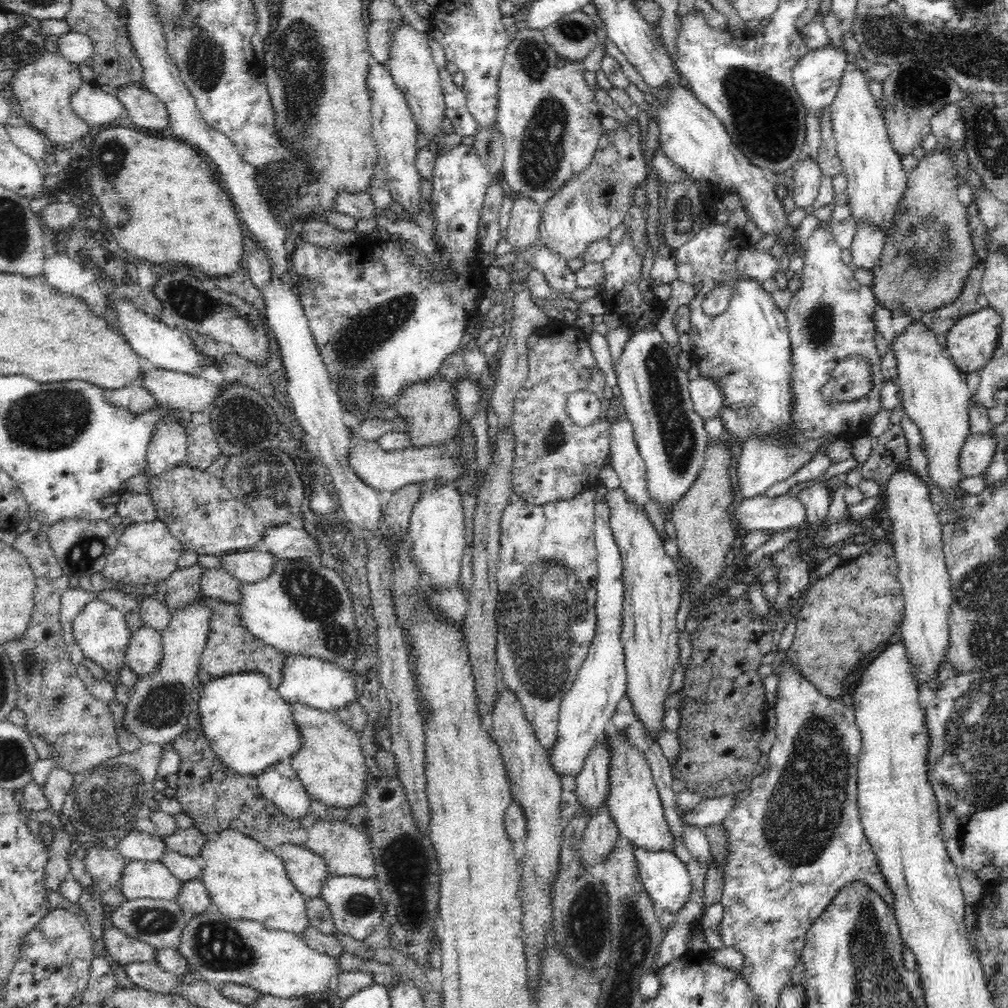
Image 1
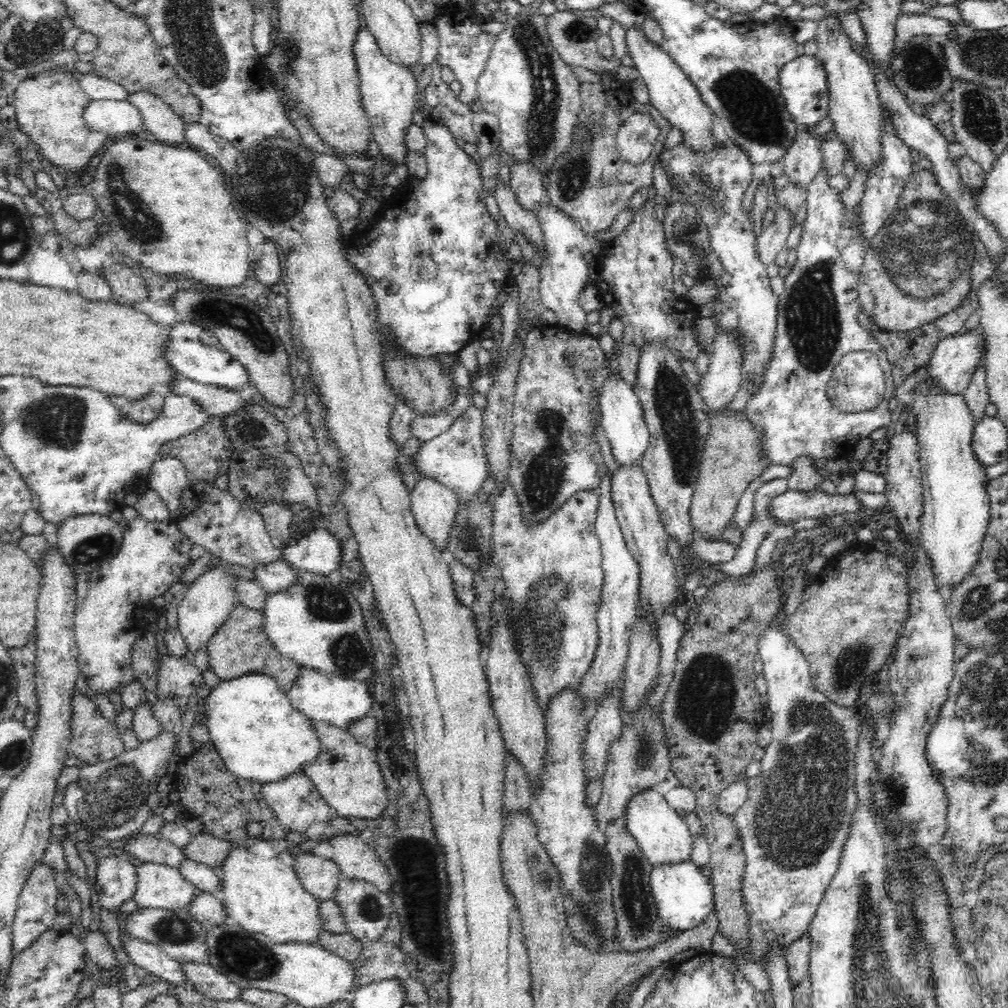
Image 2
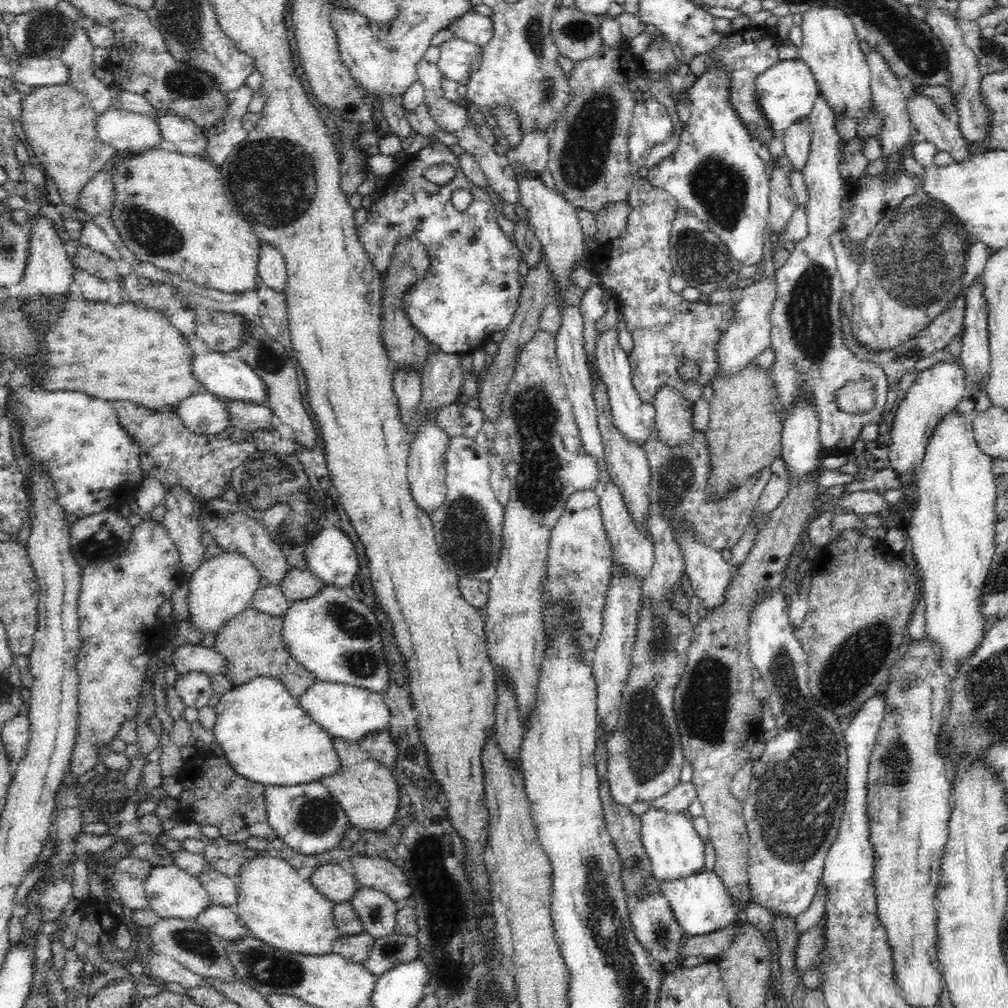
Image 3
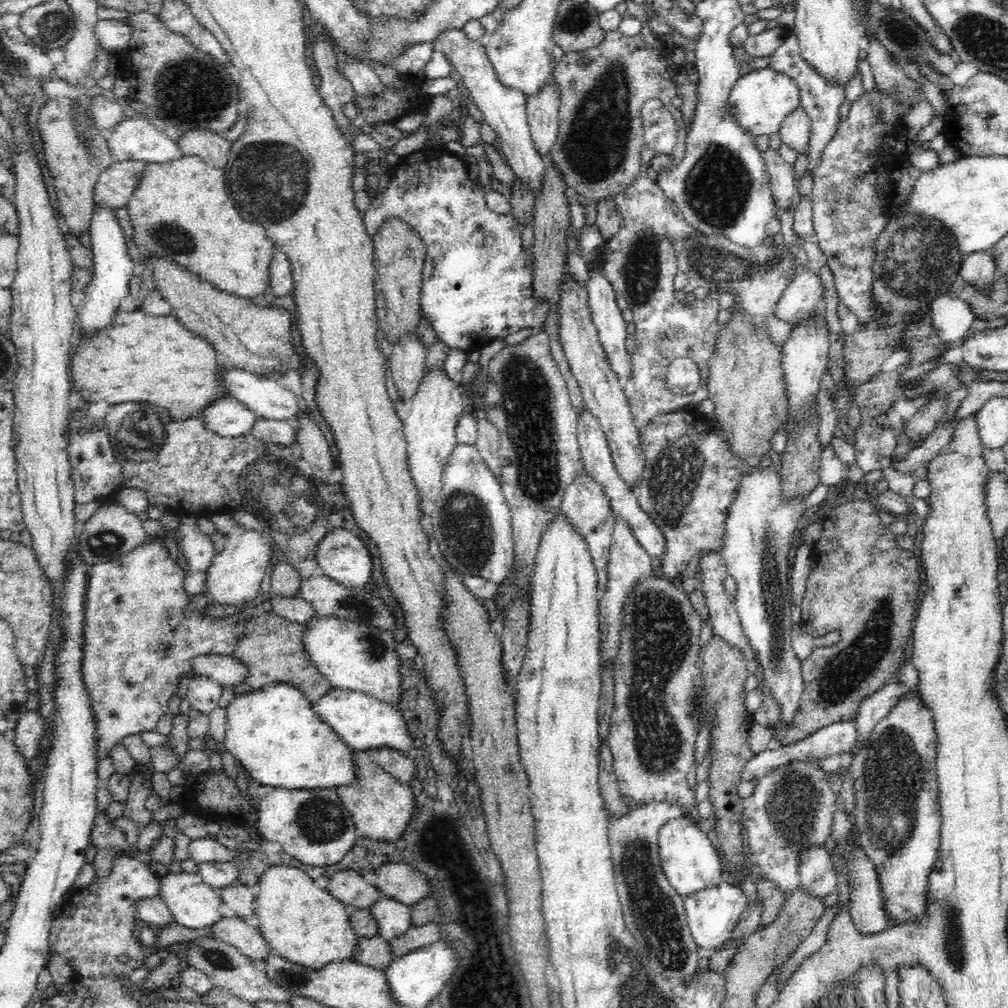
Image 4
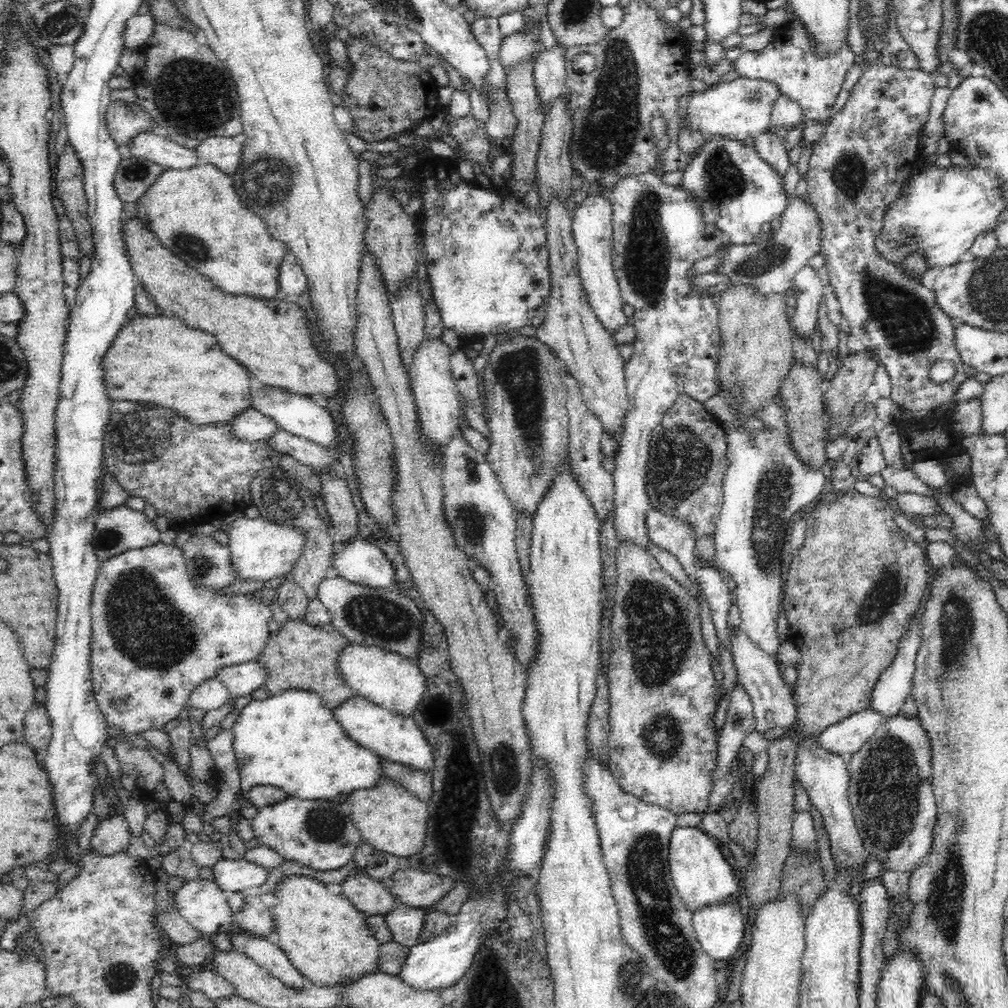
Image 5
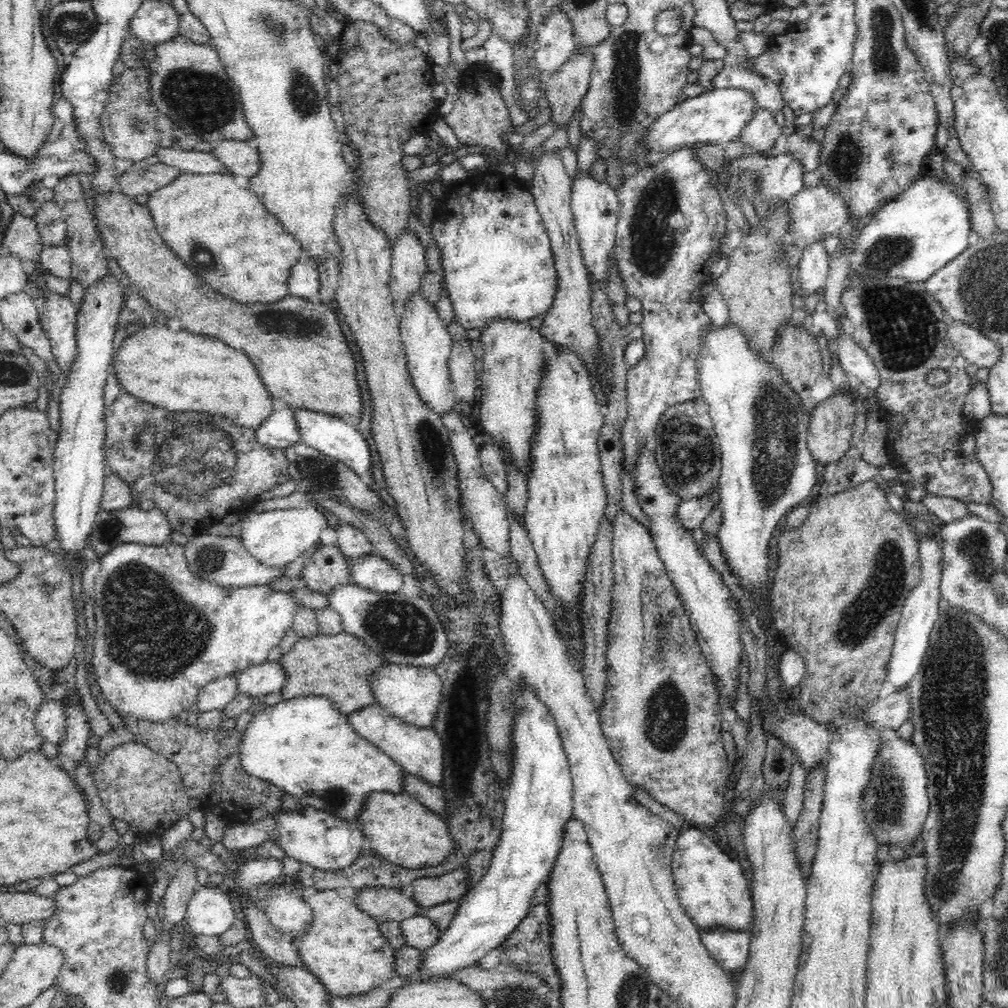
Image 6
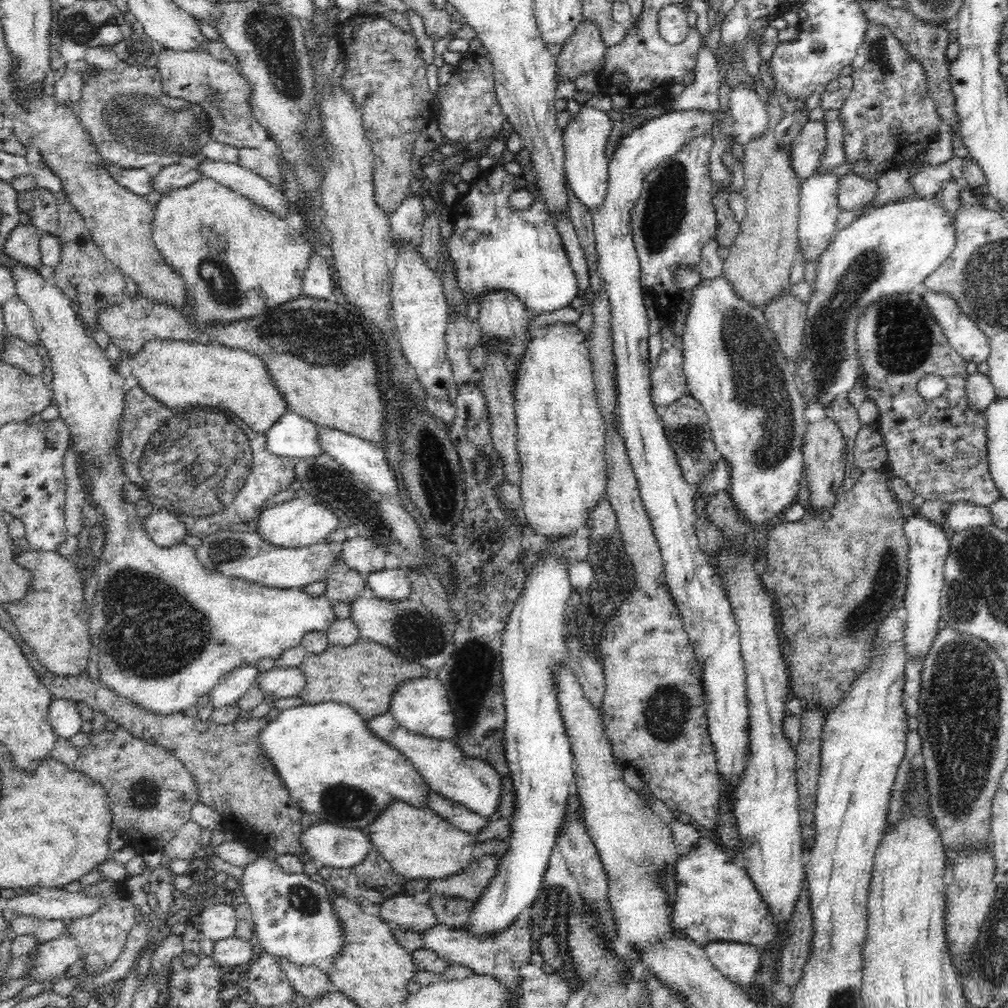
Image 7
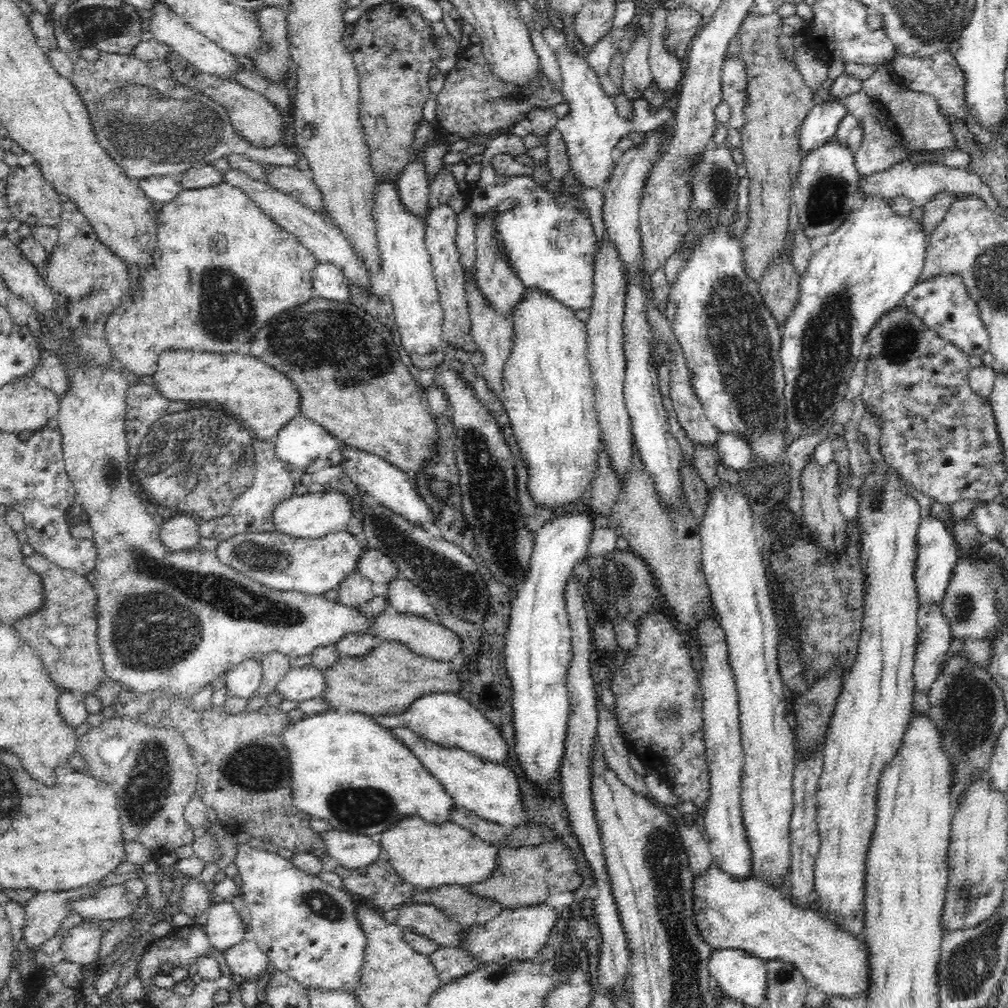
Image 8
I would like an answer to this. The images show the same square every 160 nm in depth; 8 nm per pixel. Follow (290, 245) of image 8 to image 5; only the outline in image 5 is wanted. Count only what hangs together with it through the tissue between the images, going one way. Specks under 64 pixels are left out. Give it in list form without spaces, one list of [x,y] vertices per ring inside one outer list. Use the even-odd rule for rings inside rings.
[[[202,163],[189,169],[164,169],[154,184],[136,201],[136,216],[158,237],[164,248],[170,249],[175,256],[206,276],[220,291],[233,296],[250,296],[256,299],[276,299],[280,291],[278,268],[288,252],[280,240],[266,234],[265,220],[258,218],[241,200],[240,193],[234,188],[231,175],[218,170],[214,165]]]

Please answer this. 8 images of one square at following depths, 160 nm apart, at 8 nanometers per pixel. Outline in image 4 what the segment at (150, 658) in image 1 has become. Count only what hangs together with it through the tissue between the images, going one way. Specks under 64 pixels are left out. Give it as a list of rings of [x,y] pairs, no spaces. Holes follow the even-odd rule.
[[[194,675],[189,680],[189,685],[184,694],[187,696],[191,708],[202,714],[208,714],[218,706],[223,687],[211,678]]]

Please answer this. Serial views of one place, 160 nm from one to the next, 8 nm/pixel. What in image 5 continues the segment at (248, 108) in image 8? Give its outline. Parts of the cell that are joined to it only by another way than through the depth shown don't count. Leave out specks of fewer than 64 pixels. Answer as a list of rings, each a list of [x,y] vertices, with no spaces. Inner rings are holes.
[[[158,23],[152,38],[137,50],[145,54],[146,62],[139,72],[131,74],[136,103],[154,122],[199,141],[208,136],[236,137],[242,134],[237,86],[230,71],[208,44],[199,41],[185,28]]]

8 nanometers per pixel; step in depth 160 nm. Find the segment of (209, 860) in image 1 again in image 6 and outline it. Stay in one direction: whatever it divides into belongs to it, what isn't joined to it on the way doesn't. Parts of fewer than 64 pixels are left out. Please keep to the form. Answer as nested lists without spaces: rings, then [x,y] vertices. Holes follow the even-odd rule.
[[[312,890],[307,898],[313,908],[313,924],[309,931],[298,939],[295,948],[307,968],[326,987],[332,997],[348,995],[366,995],[383,980],[396,975],[396,950],[380,932],[378,920],[359,909],[350,899],[342,899],[337,890]]]

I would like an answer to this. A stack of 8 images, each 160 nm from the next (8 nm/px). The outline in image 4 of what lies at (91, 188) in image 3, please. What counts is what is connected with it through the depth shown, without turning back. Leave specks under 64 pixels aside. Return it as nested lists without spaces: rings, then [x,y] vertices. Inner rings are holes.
[[[139,160],[113,161],[97,178],[93,190],[96,204],[122,208],[133,195],[148,162]]]

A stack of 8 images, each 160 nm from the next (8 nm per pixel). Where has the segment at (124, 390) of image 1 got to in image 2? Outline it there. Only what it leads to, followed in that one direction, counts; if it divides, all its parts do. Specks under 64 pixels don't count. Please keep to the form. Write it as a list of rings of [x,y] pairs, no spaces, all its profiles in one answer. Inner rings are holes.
[[[149,394],[142,400],[130,400],[122,396],[110,397],[110,401],[128,420],[140,424],[156,419],[161,414],[164,400],[164,396],[160,394]]]

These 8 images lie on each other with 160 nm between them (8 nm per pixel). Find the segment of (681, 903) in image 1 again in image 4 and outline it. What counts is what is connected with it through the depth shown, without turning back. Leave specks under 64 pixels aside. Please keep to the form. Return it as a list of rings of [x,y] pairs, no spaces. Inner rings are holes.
[[[724,879],[716,888],[706,888],[705,891],[683,897],[683,903],[692,938],[700,948],[708,948],[715,952],[724,948],[738,924],[740,915],[749,907],[750,899],[744,895],[740,887],[729,884]]]

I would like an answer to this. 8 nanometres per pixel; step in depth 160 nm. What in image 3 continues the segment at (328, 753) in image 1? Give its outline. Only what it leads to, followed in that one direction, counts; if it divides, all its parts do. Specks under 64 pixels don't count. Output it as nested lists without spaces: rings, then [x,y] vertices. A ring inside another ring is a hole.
[[[334,737],[334,749],[340,759],[340,772],[322,779],[321,784],[342,807],[352,825],[372,830],[388,828],[396,818],[400,802],[400,789],[391,769],[370,757],[357,743]]]

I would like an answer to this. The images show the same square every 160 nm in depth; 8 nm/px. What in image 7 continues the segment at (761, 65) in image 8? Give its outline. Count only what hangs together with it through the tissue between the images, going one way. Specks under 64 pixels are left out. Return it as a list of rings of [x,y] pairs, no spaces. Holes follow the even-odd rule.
[[[786,92],[769,95],[766,130],[744,146],[744,195],[748,210],[739,226],[738,236],[728,247],[729,258],[723,261],[723,272],[730,285],[734,285],[734,293],[762,312],[772,297],[791,288],[791,268],[799,252],[797,234],[801,182],[789,161],[790,140],[794,140],[809,121],[804,100],[794,100]]]

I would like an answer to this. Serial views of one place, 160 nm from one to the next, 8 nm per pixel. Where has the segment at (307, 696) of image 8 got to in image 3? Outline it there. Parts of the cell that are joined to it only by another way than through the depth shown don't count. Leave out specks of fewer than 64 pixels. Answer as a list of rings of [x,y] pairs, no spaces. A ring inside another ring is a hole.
[[[182,644],[172,654],[173,664],[178,673],[200,671],[206,675],[223,674],[225,658],[212,647]]]

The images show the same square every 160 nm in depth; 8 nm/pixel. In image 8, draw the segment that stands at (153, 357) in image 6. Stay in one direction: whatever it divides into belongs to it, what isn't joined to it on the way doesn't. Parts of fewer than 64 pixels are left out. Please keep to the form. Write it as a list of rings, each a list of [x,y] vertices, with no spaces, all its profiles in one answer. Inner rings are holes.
[[[184,349],[166,351],[157,360],[157,371],[152,375],[153,386],[157,392],[168,400],[186,402],[218,402],[224,410],[232,412],[236,418],[240,418],[246,428],[256,433],[260,440],[274,440],[278,431],[289,423],[298,413],[301,407],[300,393],[294,384],[282,376],[282,372],[274,370],[272,366],[260,362],[252,356],[240,356],[240,354],[206,354],[206,352],[194,352]]]

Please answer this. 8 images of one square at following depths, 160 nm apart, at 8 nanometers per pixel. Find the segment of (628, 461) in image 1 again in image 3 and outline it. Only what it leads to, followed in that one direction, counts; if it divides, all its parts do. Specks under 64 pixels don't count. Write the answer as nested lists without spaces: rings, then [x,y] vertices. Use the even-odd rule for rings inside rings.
[[[617,328],[598,334],[595,354],[599,374],[610,396],[613,423],[625,433],[625,436],[628,436],[629,440],[643,447],[646,444],[646,438],[650,436],[650,428],[655,424],[656,411],[654,411],[653,404],[647,404],[639,398],[631,379],[631,366],[627,352],[618,343]]]

